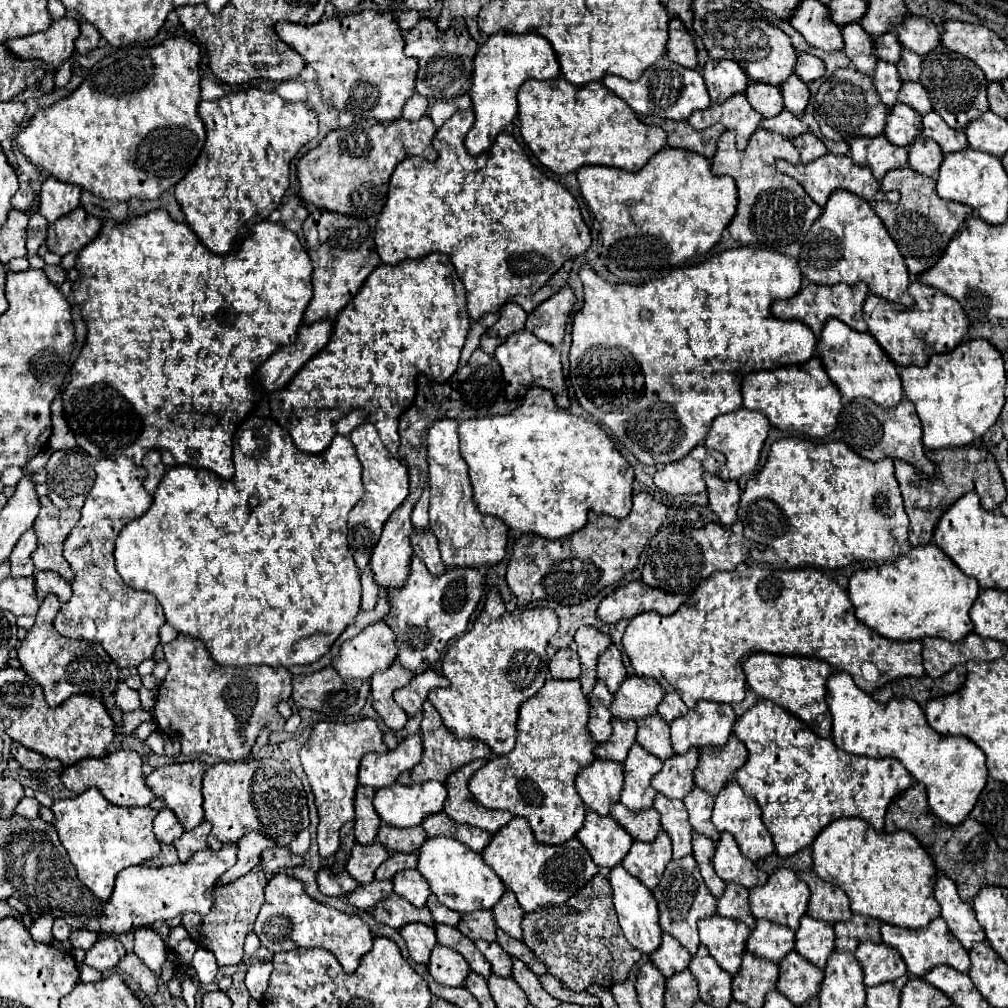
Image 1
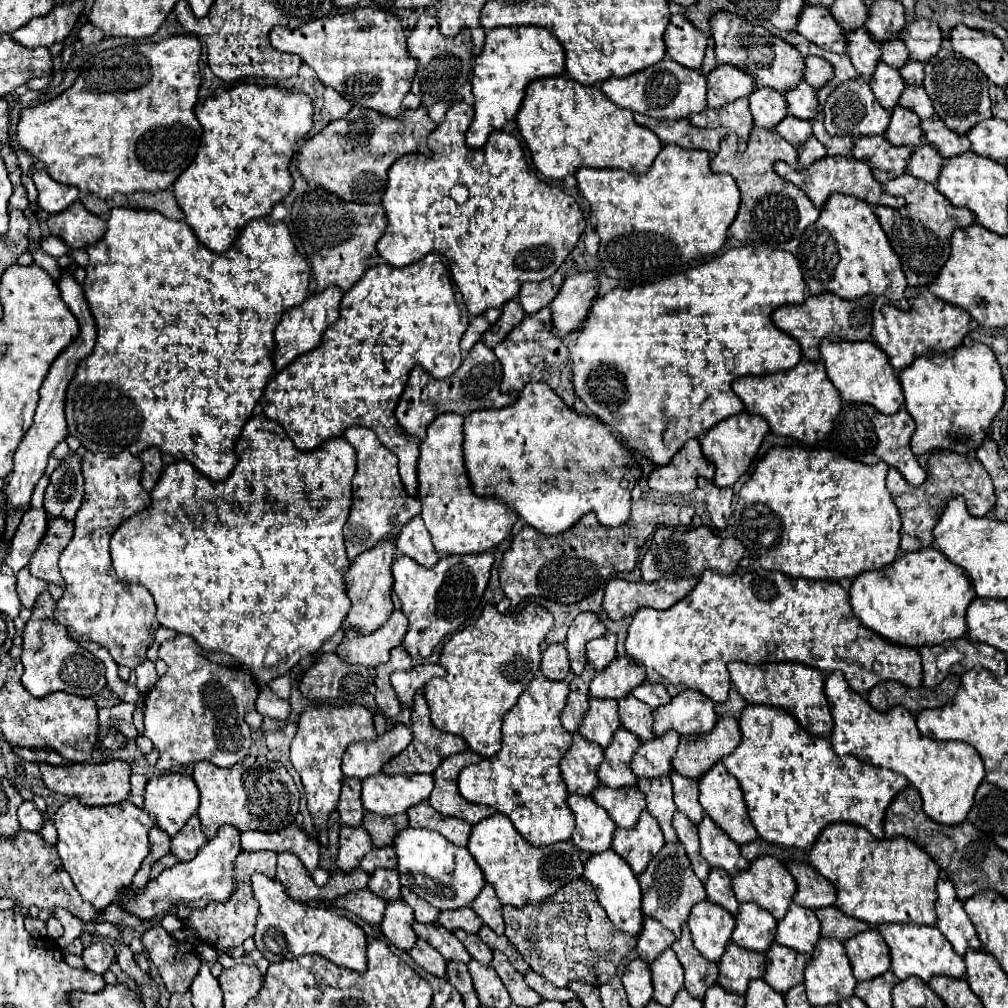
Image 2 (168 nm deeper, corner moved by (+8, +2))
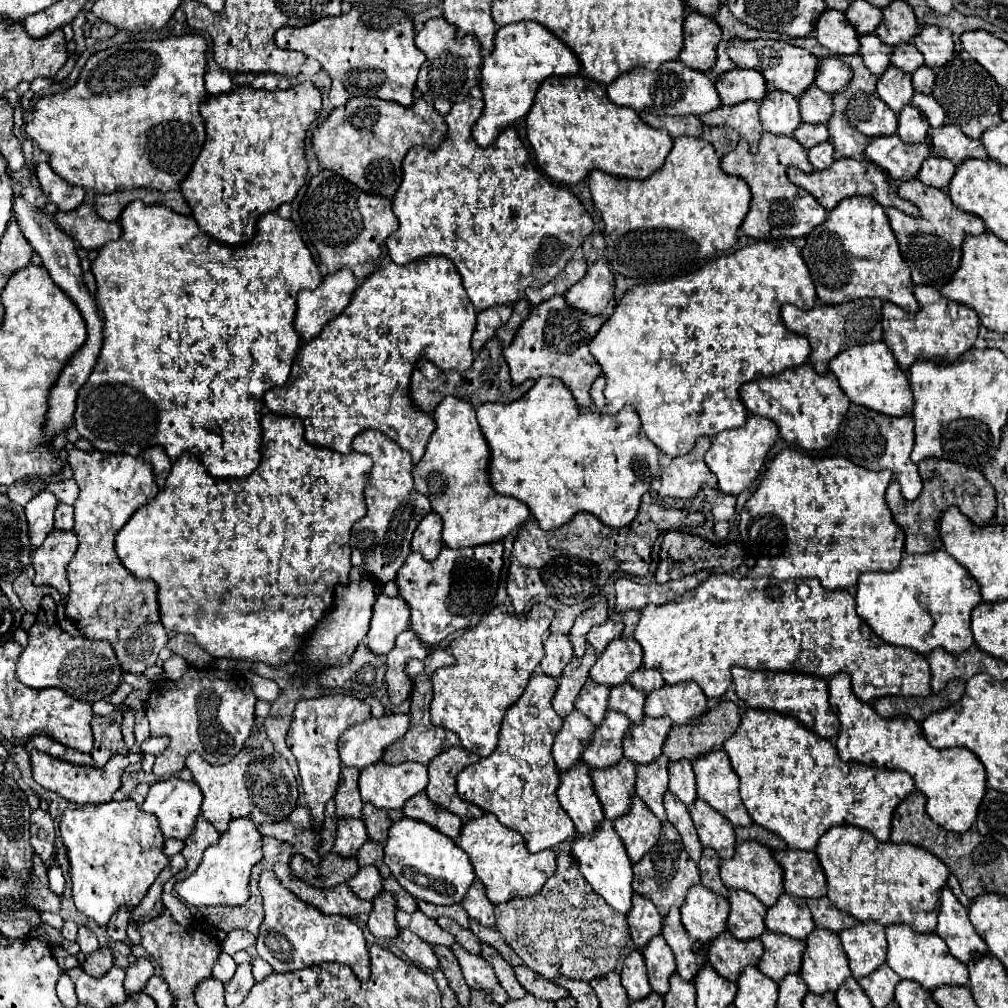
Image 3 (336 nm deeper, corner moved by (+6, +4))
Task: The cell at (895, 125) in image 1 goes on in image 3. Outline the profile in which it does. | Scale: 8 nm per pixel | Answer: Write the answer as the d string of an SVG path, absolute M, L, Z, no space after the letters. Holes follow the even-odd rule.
M906 104L902 108L902 112L898 114L898 138L906 144L916 144L916 142L926 142L928 140L928 124L922 116L922 112L912 106Z

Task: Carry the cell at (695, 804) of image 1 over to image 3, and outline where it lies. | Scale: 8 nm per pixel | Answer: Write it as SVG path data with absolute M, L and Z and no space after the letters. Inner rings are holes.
M678 760L676 764L670 762L668 776L670 776L668 790L676 798L680 798L686 806L690 806L696 800L696 776L692 772L690 760Z

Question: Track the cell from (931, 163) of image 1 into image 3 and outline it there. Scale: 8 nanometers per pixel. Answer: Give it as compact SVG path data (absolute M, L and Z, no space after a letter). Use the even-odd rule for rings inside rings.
M930 156L922 164L922 168L918 172L918 180L922 180L926 186L932 186L932 188L946 188L948 180L952 180L954 172L956 172L956 166L950 160Z

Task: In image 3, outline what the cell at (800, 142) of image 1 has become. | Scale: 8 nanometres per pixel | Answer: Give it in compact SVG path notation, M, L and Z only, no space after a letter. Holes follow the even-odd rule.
M830 142L818 144L808 150L808 158L816 170L826 170L834 162L834 146Z

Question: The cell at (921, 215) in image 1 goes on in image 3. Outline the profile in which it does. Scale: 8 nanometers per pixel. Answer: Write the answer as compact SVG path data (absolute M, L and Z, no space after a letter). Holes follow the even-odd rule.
M910 180L910 182L900 184L898 196L914 202L920 208L918 218L906 216L900 210L886 210L886 214L890 218L890 226L900 242L900 252L912 270L912 282L916 286L928 284L928 286L936 286L936 288L948 284L948 280L952 280L956 268L960 266L964 238L968 234L986 232L984 222L980 218L976 218L974 214L958 210L946 192L942 192L938 188L928 188L920 180Z

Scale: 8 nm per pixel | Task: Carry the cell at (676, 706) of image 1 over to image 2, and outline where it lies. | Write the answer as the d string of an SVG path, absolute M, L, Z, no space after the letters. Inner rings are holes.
M644 682L638 688L634 688L632 696L646 702L652 710L656 710L658 706L664 706L664 704L670 702L670 694L666 692L666 688L662 684L650 684L650 682Z

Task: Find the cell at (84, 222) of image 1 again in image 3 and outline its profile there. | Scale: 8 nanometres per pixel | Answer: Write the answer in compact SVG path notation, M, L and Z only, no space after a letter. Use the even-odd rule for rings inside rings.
M88 192L86 202L80 208L56 214L58 226L68 236L72 236L72 240L78 240L80 246L86 250L102 248L106 242L118 240L122 236L122 228L118 222L106 222L96 214L94 200L96 194Z

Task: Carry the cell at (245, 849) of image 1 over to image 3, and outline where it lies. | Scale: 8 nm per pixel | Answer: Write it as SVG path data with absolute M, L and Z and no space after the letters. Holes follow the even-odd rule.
M297 806L290 814L290 818L276 822L276 824L262 824L258 826L258 830L264 836L272 836L276 840L284 840L288 844L294 846L294 850L302 856L306 856L310 862L318 864L320 856L318 856L318 844L320 844L320 836L318 832L312 828L312 818L310 818L310 810L306 806Z

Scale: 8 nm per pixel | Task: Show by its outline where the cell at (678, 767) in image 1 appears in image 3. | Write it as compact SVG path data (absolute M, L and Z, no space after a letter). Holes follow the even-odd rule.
M644 716L640 724L630 724L622 740L624 756L636 764L650 764L656 756L660 756L664 738L670 728L672 720L668 720L668 716Z

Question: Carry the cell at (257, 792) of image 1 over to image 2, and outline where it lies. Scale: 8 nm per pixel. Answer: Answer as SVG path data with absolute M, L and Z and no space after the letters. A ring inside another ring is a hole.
M246 756L232 768L218 768L210 762L198 762L194 766L192 778L200 790L198 818L208 840L212 840L216 836L216 830L224 824L230 824L240 832L278 832L294 824L298 816L300 792L296 790L292 776L282 764L268 760L266 756Z

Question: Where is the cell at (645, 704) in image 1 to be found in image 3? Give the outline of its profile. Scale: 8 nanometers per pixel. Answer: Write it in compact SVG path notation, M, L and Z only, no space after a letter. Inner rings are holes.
M620 636L608 644L608 648L598 656L596 664L590 668L590 678L598 684L618 686L626 682L628 674L642 666L642 648L634 636Z

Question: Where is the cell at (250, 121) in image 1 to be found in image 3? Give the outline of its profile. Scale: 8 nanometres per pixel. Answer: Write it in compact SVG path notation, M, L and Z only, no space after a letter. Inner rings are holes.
M302 82L298 86L292 86L288 90L252 90L252 88L238 88L232 90L228 94L220 94L220 96L208 96L202 104L200 104L200 114L204 118L206 130L206 142L202 148L192 172L188 174L188 178L184 180L184 184L180 184L180 192L184 194L184 198L188 200L192 214L196 218L196 222L200 224L200 228L204 228L204 232L208 236L212 236L214 240L220 240L224 244L246 244L248 240L252 240L252 236L256 234L256 220L268 212L276 212L284 202L292 202L296 198L296 192L302 188L306 174L308 174L308 162L306 162L306 132L308 126L316 120L316 112L322 110L322 96L320 90L312 84L312 82Z

